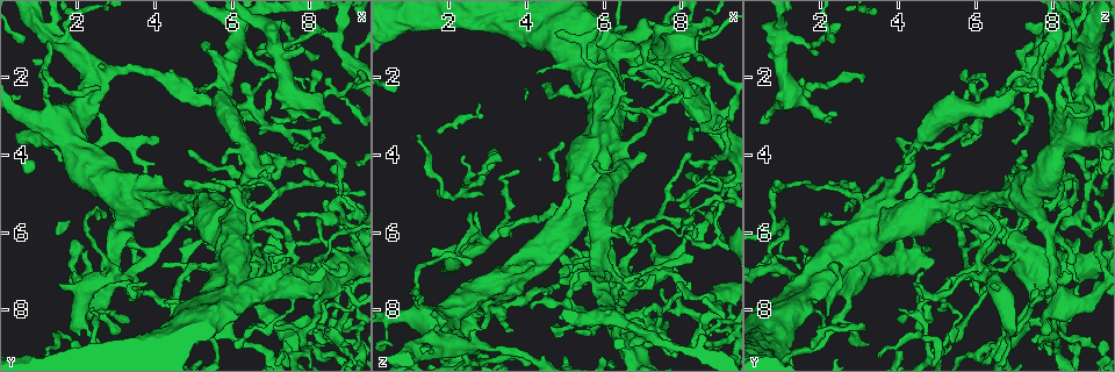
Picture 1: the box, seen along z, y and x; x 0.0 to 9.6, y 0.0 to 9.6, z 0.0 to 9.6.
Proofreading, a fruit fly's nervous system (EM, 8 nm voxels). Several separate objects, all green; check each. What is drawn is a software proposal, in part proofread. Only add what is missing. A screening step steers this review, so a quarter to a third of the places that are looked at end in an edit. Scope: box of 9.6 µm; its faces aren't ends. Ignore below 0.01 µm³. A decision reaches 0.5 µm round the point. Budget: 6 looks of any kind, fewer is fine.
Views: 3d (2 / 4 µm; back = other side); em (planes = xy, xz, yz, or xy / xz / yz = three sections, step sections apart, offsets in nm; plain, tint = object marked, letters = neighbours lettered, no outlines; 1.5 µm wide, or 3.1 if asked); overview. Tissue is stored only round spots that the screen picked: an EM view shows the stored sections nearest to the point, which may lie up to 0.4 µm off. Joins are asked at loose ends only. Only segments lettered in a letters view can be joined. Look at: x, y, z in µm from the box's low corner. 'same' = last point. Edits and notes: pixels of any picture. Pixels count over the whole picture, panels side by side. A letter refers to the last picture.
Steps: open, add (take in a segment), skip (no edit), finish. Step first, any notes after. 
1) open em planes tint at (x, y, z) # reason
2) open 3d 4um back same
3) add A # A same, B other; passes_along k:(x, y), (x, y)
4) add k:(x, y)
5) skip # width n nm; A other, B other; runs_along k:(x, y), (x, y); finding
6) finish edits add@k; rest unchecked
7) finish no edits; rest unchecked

open em yz step 4 letters at (8.05, 7.50, 6.10) # thin end

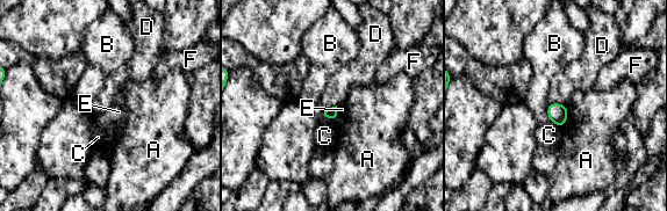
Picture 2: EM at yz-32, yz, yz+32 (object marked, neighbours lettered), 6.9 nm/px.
skip # width 80 nm; A other, B other, C other, D other, E other, F other; border 2:(337, 106), (337, 114), (325, 117); none of them fits

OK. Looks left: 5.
open 3d 4um at (7.05, 3.00, 2.25) # thin end

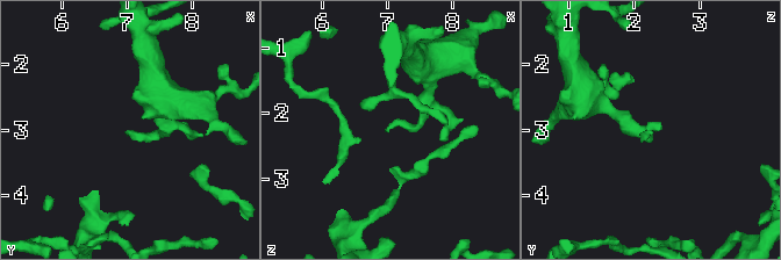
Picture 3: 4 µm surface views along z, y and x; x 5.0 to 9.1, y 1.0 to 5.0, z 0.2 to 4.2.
open em planes letters at (6.95, 3.05, 2.30) # shape alone is not enough

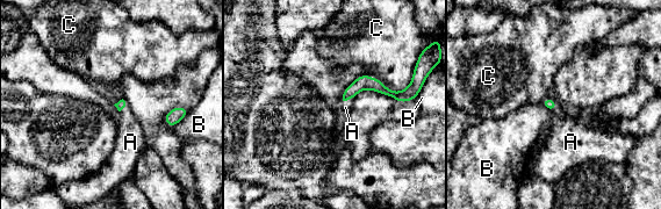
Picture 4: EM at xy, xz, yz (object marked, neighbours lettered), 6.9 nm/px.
add A # A same, B other, C other; passes_along 4:(365, 81), (344, 103), (345, 107); the neuron continues

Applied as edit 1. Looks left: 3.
open overview

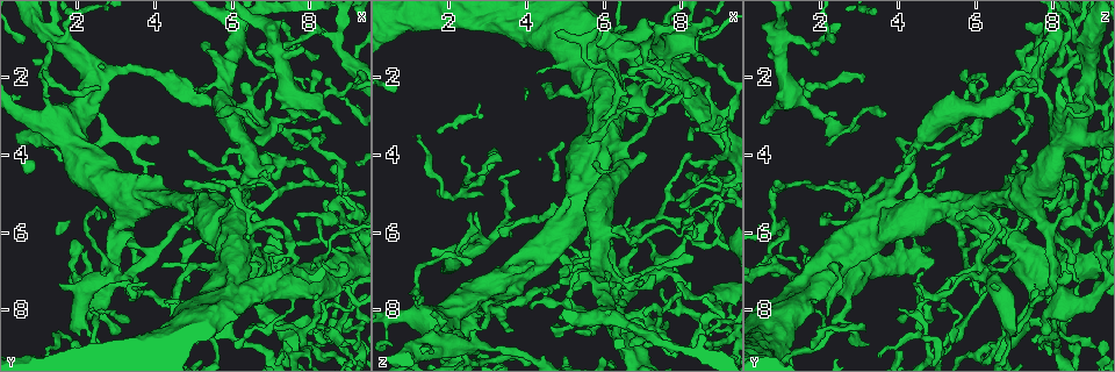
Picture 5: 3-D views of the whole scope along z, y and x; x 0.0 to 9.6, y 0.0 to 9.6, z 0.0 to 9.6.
open 3d 4um at (4.05, 9.15, 7.90) # free end

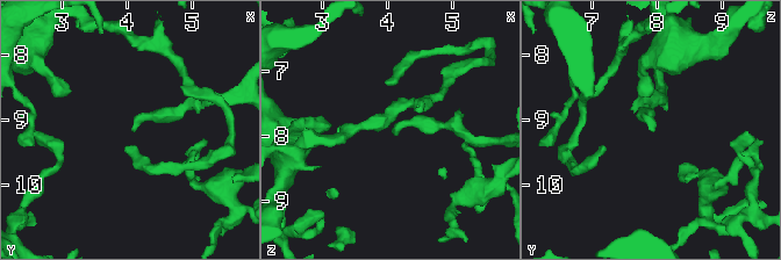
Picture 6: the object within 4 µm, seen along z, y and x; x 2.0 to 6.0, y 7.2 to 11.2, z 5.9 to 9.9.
open em planes letters at (4.05, 9.15, 7.95)

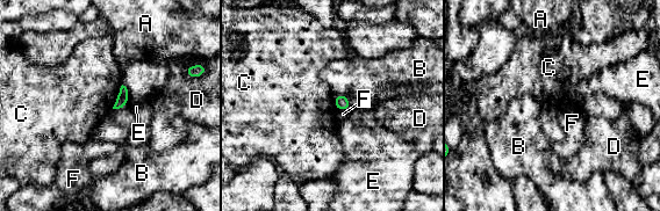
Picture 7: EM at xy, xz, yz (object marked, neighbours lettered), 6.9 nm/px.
skip # A other, B other, C other, D other, E other, F other; border 7:(122, 85), (112, 108); no lettered segment goes on from it

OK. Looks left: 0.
finish edits add@4; rest unchecked

